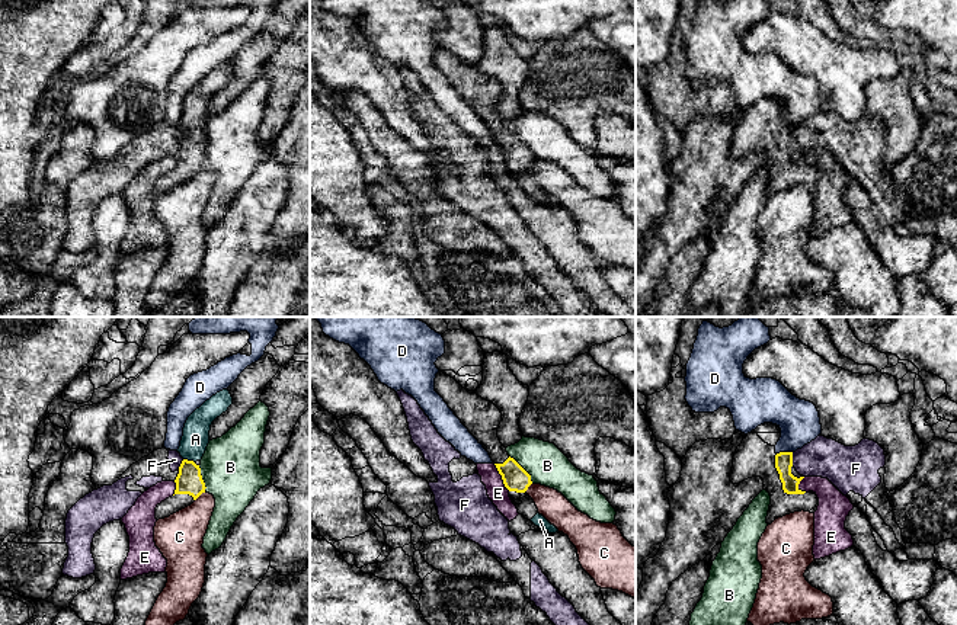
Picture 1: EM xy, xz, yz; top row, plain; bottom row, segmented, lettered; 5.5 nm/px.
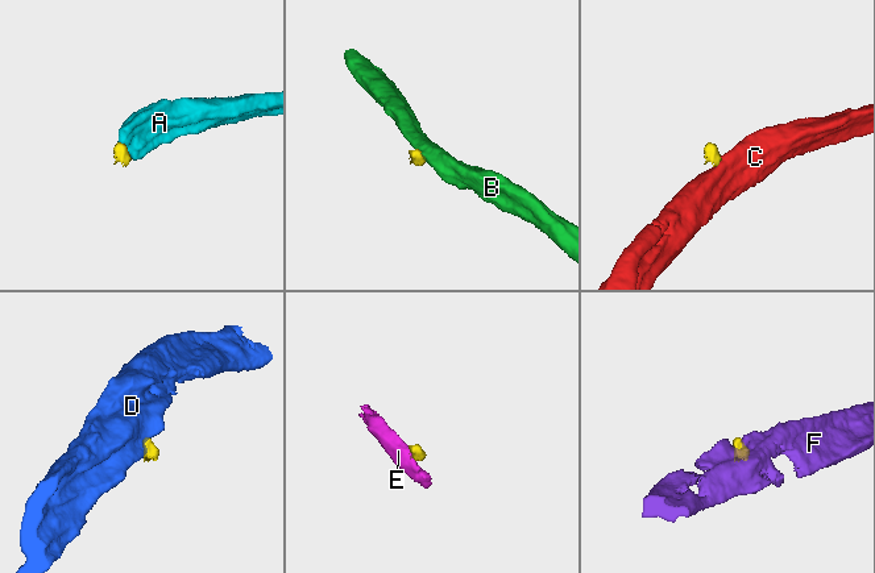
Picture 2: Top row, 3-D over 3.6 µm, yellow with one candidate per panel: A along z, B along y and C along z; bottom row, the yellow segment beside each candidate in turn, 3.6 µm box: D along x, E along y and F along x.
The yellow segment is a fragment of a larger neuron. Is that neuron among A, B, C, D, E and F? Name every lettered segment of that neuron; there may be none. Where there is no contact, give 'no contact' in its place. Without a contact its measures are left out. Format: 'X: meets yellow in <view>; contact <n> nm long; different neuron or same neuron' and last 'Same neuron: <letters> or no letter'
A: meets yellow in xy; contact 70 nm long; same neuron
B: meets yellow in xz; contact 200 nm long; different neuron
C: meets yellow in xy; contact 80 nm long; different neuron
D: meets yellow in yz; contact 90 nm long; different neuron
E: meets yellow in xz; contact 180 nm long; different neuron
F: meets yellow in yz; contact 80 nm long; different neuron
Same neuron: A

